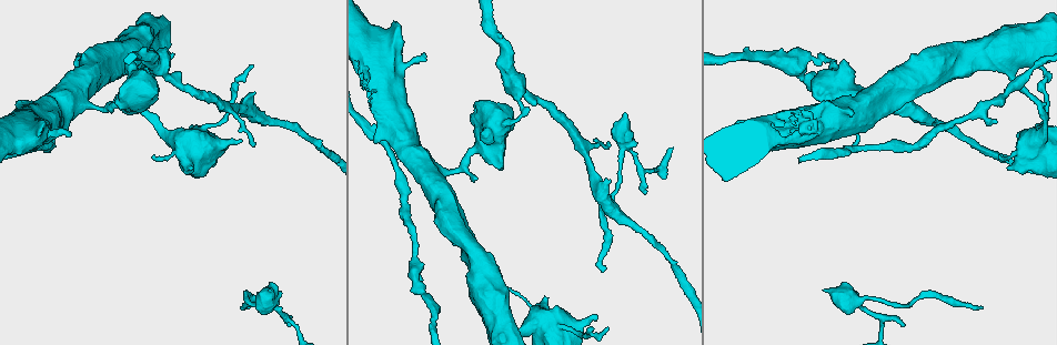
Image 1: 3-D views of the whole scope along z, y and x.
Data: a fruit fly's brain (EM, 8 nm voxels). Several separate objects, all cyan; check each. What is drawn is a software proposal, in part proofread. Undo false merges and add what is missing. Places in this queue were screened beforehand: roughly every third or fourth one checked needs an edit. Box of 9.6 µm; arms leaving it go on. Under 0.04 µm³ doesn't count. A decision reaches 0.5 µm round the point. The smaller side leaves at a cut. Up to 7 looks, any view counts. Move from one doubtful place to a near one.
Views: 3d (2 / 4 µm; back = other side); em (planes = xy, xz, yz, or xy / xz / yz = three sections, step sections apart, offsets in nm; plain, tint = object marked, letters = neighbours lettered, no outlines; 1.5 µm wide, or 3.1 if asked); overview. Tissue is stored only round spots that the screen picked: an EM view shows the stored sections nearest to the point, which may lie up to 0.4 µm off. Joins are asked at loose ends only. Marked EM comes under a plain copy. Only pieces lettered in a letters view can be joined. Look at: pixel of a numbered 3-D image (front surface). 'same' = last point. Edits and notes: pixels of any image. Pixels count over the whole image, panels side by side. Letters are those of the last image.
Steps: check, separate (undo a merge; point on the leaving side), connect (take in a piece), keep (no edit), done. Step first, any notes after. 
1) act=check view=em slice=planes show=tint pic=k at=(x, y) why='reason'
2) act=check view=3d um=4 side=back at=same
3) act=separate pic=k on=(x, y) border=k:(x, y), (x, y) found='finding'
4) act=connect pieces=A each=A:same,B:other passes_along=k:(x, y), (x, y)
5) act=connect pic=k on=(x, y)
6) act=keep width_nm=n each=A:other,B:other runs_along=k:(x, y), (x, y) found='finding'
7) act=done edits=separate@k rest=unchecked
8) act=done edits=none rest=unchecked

act=check view=em slice=xz step=4 show=tint pic=1 at=(101, 109) why='sudden change in width'

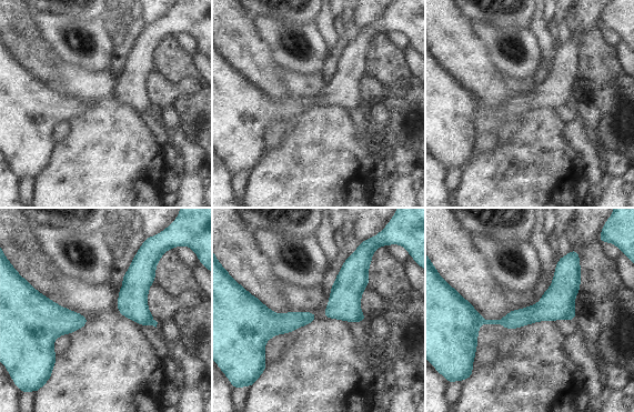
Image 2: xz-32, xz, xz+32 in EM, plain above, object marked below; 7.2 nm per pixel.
act=check view=em slice=planes show=letters at=same

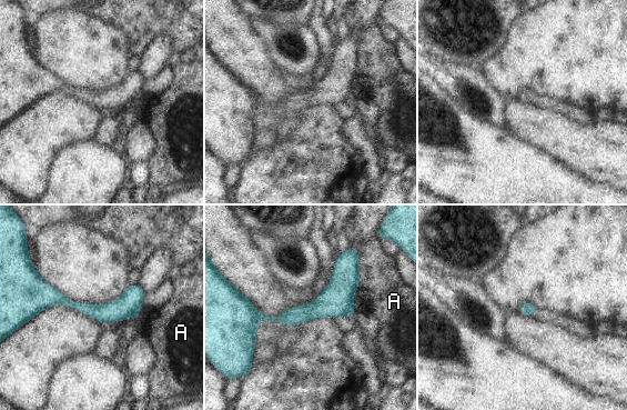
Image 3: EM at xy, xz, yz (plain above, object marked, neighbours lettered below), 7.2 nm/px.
act=keep each=A:other border=3:(356, 250), (358, 259), (358, 288) found='one neuron here'

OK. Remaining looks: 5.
act=check view=3d um=2 pic=1 at=(191, 169) why='stops while still wide'

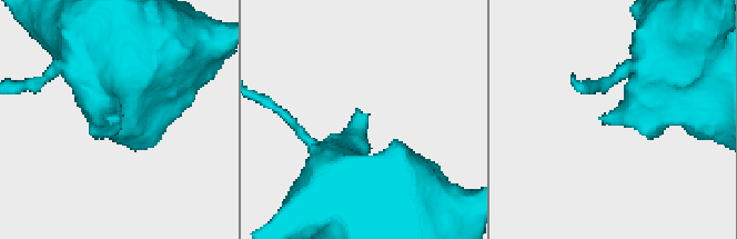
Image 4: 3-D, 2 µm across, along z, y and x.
act=check view=em slice=planes show=letters pic=4 at=(357, 110)

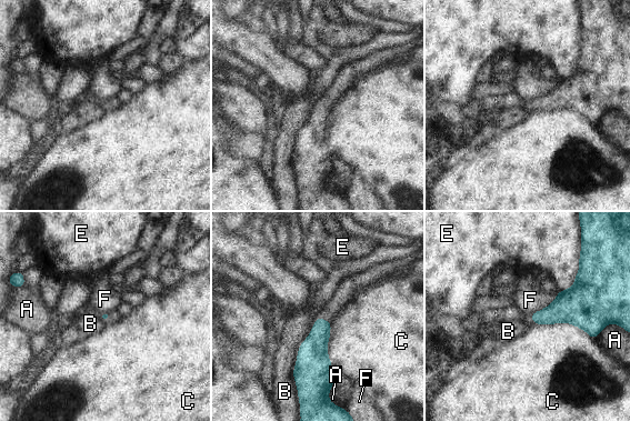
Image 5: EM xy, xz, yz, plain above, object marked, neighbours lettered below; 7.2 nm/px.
act=keep each=A:other,B:other,C:other,E:other,F:other border=5:(317, 316), (299, 347), (297, 392) found='no lettered piece goes on from it'

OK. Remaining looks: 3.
act=check view=3d um=2 pic=1 at=(882, 326) why='narrows sharply'

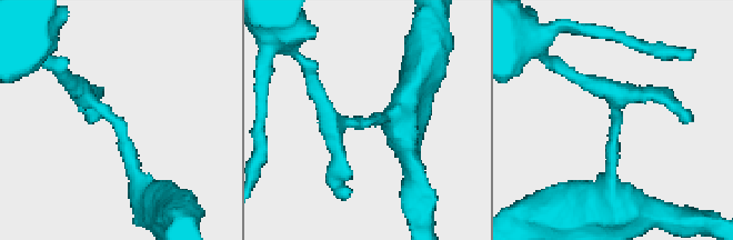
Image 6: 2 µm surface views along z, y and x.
act=check view=em slice=planes show=tint pic=6 at=(613, 122) why='shape alone is not enough'

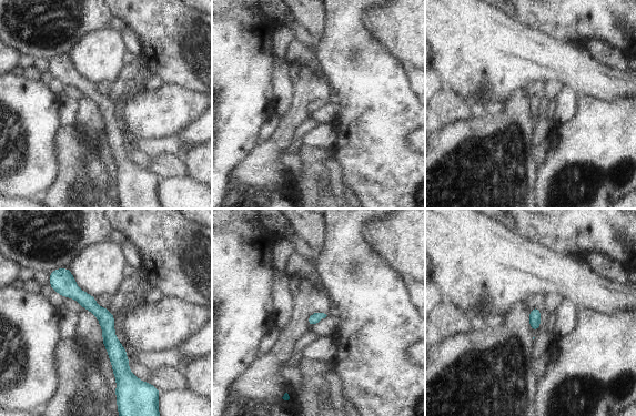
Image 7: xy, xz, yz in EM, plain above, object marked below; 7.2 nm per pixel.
act=check view=em slice=planes show=letters at=same

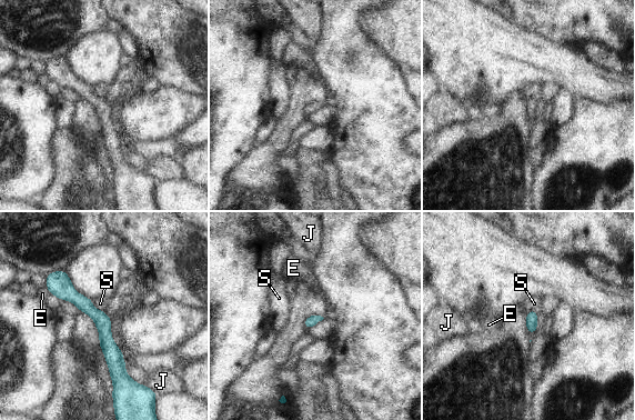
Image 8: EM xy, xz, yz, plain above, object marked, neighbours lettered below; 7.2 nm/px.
act=keep each=E:other,J:other,S:other border=8:(91, 300), (96, 308), (103, 311) found='continuous, no second neuron'

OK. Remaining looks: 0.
act=done edits=none rest=unchecked

